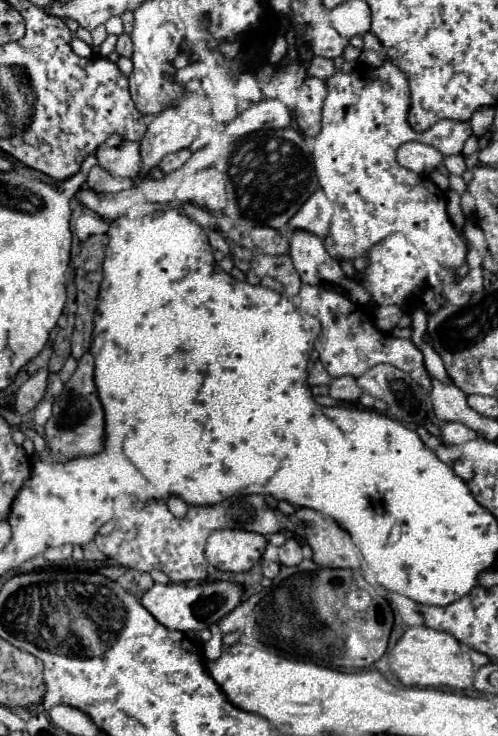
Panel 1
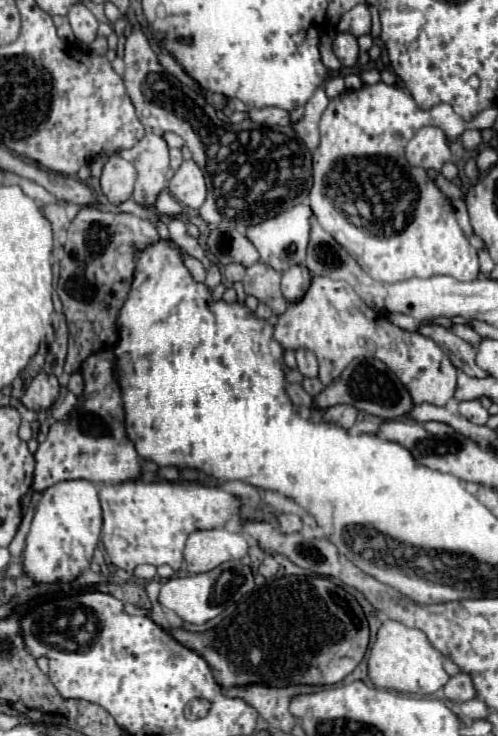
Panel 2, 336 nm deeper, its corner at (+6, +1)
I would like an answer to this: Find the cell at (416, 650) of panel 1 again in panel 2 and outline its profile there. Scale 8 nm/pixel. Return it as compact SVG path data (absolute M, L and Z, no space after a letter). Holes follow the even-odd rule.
M384 620L378 630L376 642L368 656L368 678L376 688L390 688L404 694L426 696L436 692L448 682L448 674L442 668L444 656L434 650L422 630L408 628L394 620Z

